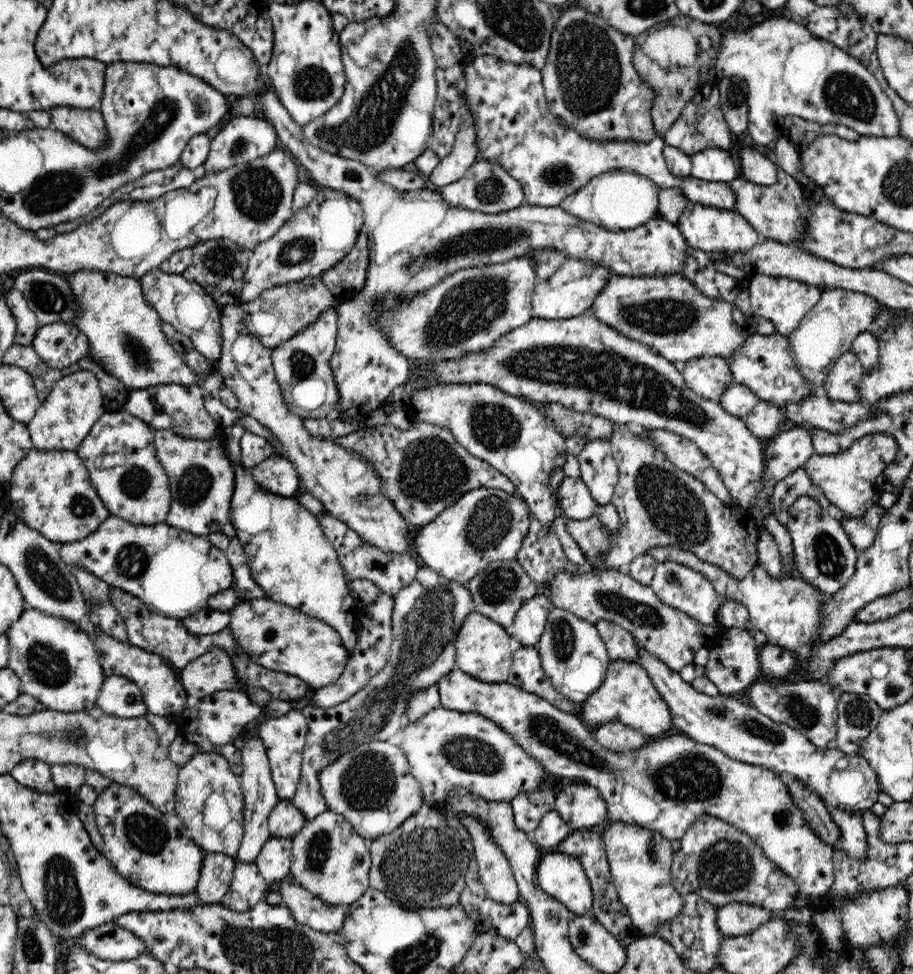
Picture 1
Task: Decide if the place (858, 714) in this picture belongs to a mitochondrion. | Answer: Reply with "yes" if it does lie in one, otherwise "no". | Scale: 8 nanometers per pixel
yes

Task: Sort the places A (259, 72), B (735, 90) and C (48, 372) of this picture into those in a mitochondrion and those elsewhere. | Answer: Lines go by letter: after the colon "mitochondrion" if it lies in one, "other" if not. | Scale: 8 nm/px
A: other
B: mitochondrion
C: other

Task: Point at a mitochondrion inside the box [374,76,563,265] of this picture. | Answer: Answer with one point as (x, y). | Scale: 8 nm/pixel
(489, 191)

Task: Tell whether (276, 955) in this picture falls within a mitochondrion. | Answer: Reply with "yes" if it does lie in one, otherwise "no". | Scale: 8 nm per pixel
yes

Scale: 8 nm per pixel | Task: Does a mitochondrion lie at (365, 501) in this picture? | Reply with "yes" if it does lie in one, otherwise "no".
yes

